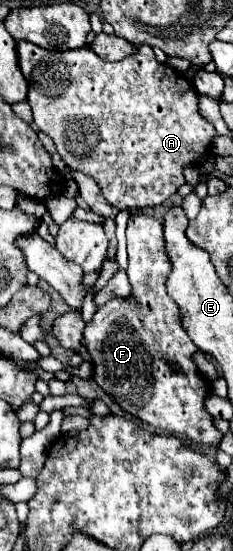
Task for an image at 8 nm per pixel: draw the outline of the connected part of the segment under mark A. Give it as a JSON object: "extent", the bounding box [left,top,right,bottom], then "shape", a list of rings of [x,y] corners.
{"extent":[17,42,217,210],"shape":[[[17,42],[17,52],[19,52],[19,66],[21,66],[21,72],[25,76],[25,80],[29,82],[29,92],[27,92],[27,102],[33,110],[33,122],[37,126],[37,130],[45,132],[53,142],[55,142],[55,148],[59,152],[59,156],[63,158],[63,162],[73,168],[73,170],[81,170],[83,174],[91,176],[105,200],[115,206],[117,210],[133,210],[133,208],[147,208],[147,206],[159,206],[163,204],[173,192],[177,192],[179,186],[183,186],[183,166],[185,164],[193,164],[193,166],[199,166],[201,160],[211,152],[211,138],[217,134],[213,124],[209,124],[201,114],[199,114],[199,106],[197,106],[197,92],[193,88],[193,84],[189,80],[185,80],[177,70],[173,70],[171,66],[167,64],[159,64],[155,60],[155,54],[153,54],[153,48],[147,46],[147,44],[141,44],[137,48],[137,52],[129,58],[123,58],[119,62],[107,62],[103,58],[99,58],[95,52],[91,52],[89,48],[77,48],[77,50],[67,50],[67,52],[57,52],[57,50],[45,50],[41,46],[35,46],[35,44],[29,44],[29,42]]]}

